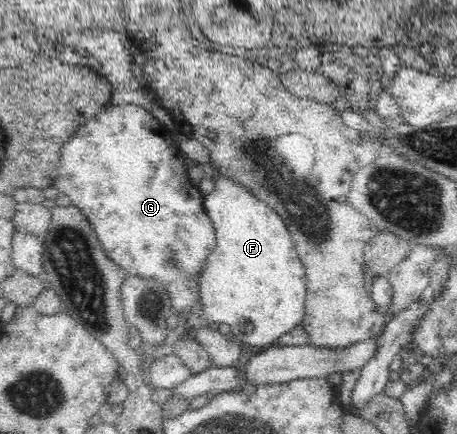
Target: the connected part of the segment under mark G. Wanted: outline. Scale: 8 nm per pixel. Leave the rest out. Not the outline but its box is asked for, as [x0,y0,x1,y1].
[54,103,216,315]

